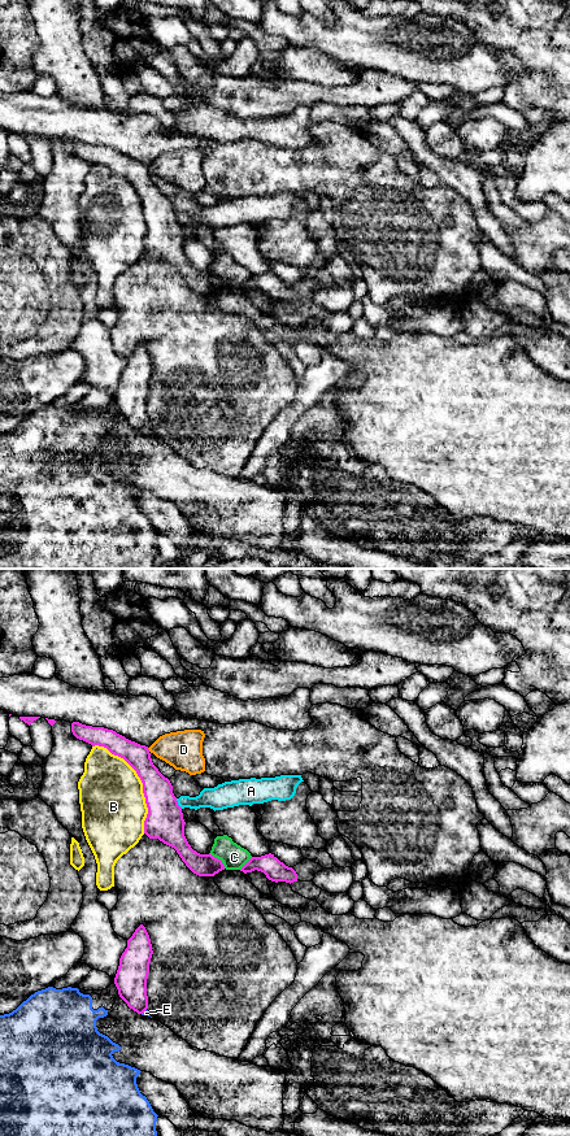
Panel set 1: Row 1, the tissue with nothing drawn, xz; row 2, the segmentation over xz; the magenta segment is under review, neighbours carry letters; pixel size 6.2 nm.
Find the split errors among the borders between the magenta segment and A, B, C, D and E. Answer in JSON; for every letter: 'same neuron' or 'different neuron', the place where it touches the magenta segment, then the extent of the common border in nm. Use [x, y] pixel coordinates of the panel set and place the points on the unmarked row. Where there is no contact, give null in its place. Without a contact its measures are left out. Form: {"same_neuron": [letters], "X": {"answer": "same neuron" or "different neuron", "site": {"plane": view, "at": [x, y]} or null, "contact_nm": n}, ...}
{"same_neuron": [], "A": {"answer": "different neuron", "site": {"plane": "xz", "at": [177, 222]}, "contact_nm": 80}, "B": {"answer": "different neuron", "site": {"plane": "xz", "at": [140, 197]}, "contact_nm": 650}, "C": {"answer": "different neuron", "site": {"plane": "xz", "at": [217, 277]}, "contact_nm": 140}, "D": {"answer": "different neuron", "site": {"plane": "xz", "at": [148, 168]}, "contact_nm": 30}, "E": {"answer": "different neuron", "site": {"plane": "xz", "at": [144, 429]}, "contact_nm": 50}}

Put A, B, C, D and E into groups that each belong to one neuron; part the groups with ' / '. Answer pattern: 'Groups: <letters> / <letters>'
Groups: A / B / C E / D

